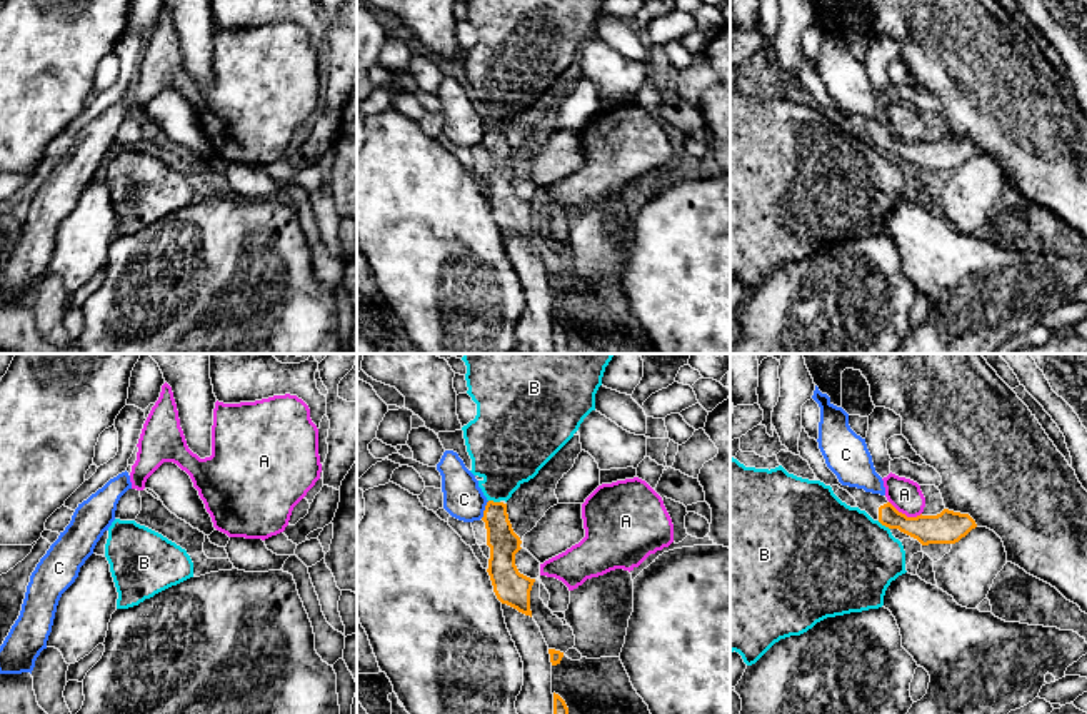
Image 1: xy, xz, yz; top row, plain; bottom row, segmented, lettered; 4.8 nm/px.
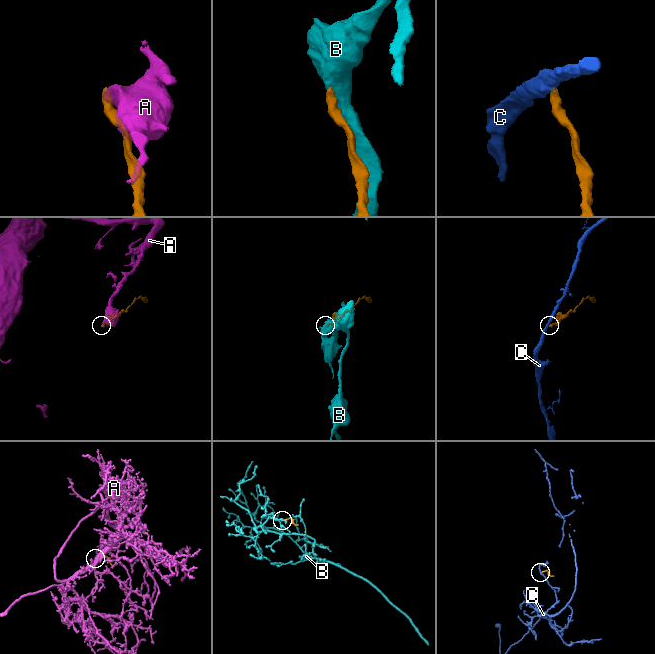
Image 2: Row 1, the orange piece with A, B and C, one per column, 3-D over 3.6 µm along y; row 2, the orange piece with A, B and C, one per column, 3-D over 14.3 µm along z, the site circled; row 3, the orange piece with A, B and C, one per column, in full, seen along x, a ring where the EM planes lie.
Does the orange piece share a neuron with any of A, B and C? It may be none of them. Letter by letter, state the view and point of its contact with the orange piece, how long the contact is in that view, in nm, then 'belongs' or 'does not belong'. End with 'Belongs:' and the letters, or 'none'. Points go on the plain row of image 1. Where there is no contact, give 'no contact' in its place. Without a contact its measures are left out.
A: meets orange in yz at (904, 140); contact 170 nm long; does not belong
B: meets orange in yz at (884, 150); contact 80 nm long; does not belong
C: meets orange in xz at (485, 135); contact 100 nm long; does not belong
Belongs: none

